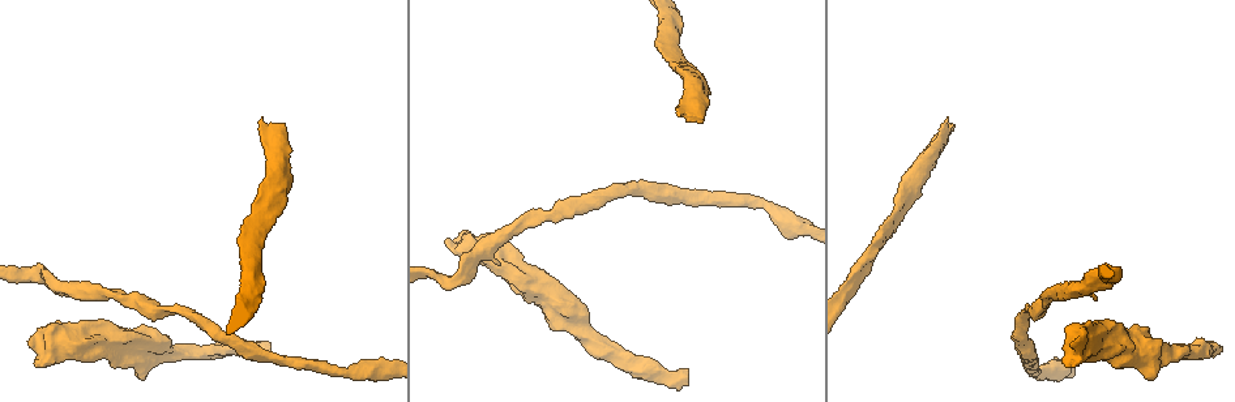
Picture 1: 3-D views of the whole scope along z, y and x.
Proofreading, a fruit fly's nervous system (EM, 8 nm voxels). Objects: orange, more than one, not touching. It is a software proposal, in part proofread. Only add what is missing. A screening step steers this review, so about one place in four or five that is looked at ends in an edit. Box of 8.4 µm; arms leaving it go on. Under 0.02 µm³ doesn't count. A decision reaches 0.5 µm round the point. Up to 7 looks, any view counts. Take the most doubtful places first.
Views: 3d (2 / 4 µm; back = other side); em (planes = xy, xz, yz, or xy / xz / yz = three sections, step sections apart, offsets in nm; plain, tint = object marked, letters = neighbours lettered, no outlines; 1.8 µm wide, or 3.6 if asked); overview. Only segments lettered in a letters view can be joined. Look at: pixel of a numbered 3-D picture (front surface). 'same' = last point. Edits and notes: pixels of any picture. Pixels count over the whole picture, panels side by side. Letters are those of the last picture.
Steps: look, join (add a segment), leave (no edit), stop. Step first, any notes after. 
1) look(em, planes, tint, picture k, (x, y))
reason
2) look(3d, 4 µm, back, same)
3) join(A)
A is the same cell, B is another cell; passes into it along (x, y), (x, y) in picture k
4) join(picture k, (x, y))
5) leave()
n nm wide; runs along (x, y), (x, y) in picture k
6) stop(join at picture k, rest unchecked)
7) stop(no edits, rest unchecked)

look(3d, 2 µm, picture 1, (269, 348))
long arm stops here

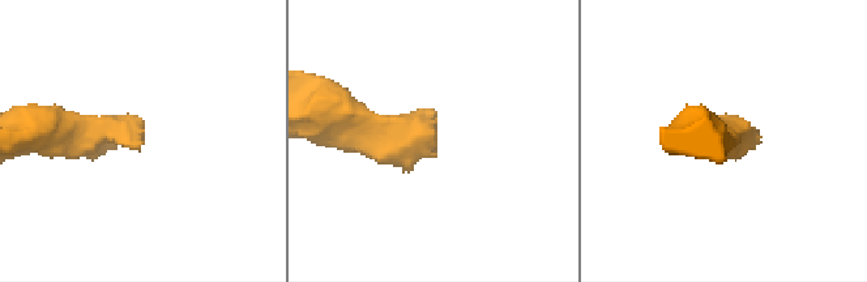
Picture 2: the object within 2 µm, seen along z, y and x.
look(em, 3.6 µm, planes, letters, picture 2, (425, 109))

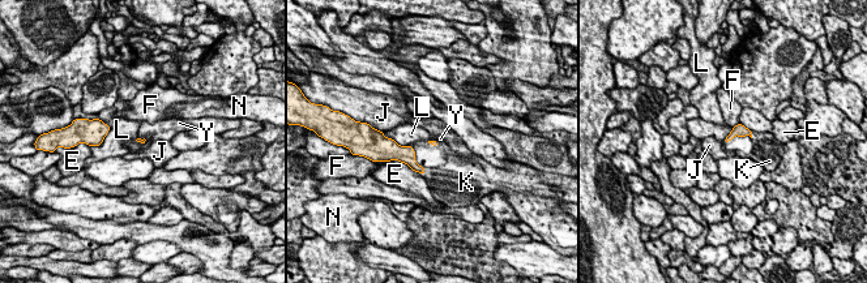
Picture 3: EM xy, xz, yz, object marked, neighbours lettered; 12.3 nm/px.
join(K)
K is the same cell, E, F, J, L, N and Y are other cells; passes into it along (405, 154), (421, 166), (434, 180) in picture 3; the neuron continues

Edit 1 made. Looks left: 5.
look(em, xy, step 8, tint, picture 1, (694, 108))
thick turns thin

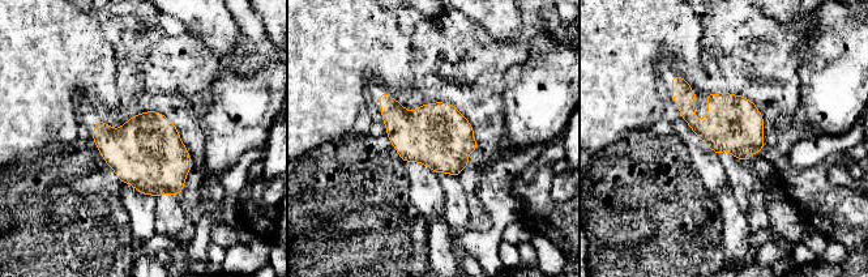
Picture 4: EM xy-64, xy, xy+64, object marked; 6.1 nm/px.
look(em, planes, letters, same)
another direction

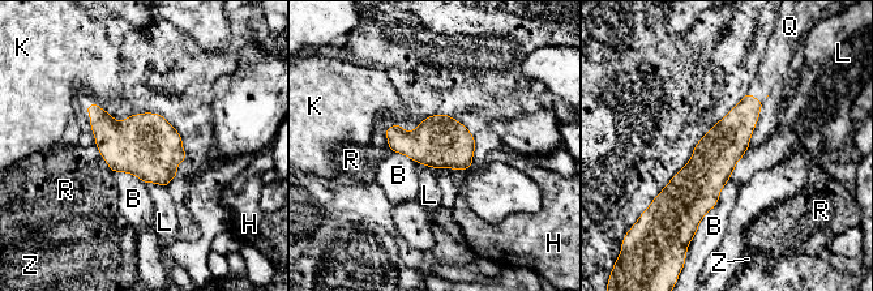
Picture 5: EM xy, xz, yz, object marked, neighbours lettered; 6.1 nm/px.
join(Q)
Q is the same cell, B, H, K, L, R and Z are other cells; passes into it along (734, 132), (754, 98), (773, 67) in picture 5; the neuron continues

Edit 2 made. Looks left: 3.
look(3d, 4 µm, picture 1, (533, 286))
calibre changes

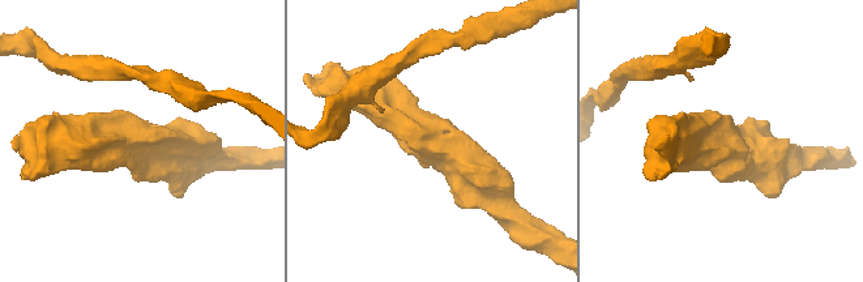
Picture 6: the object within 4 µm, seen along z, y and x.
look(em, yz, step 4, tint, picture 6, (141, 139))

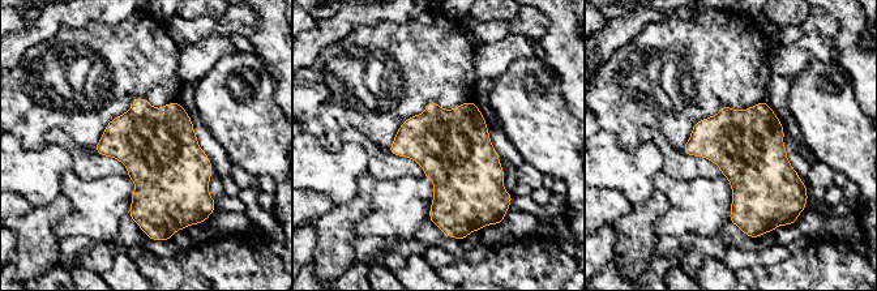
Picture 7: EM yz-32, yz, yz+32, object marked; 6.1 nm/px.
look(em, planes, letters, same)

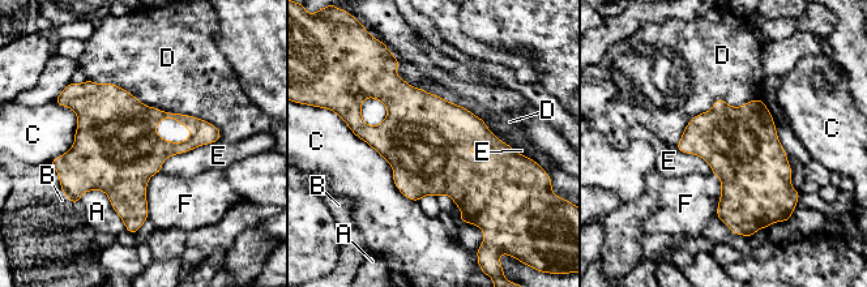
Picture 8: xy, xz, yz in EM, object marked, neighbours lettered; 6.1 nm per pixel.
leave()
A, B, C, D, E and F are other cells; none of them fits

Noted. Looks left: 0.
stop(join at picture 3, join at picture 5, rest unchecked)

